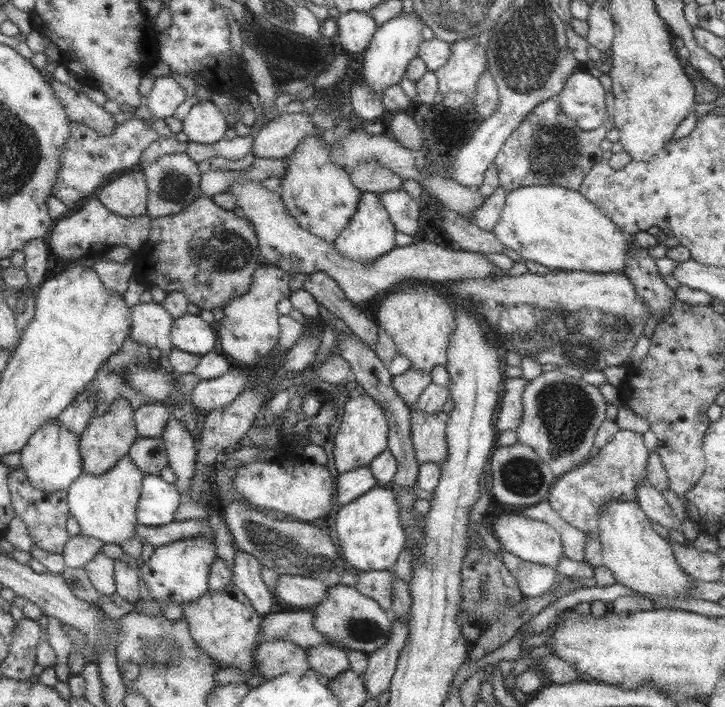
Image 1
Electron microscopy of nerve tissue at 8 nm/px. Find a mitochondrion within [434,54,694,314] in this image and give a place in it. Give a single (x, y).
(553, 150)

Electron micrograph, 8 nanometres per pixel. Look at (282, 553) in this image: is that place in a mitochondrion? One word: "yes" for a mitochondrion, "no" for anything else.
yes

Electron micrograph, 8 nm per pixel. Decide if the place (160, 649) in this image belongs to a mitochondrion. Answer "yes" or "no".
yes

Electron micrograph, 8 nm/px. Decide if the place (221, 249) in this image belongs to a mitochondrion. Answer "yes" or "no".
yes

